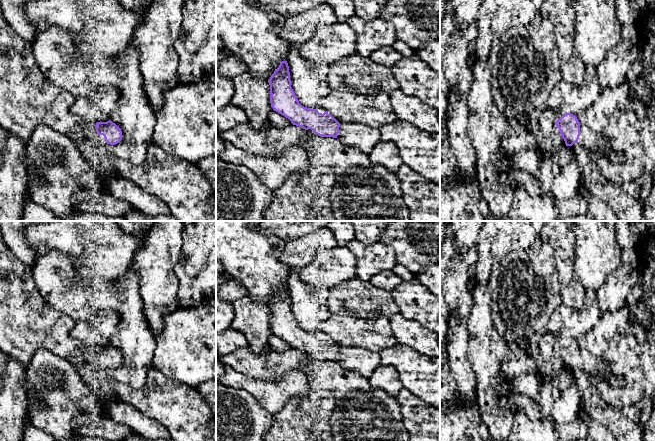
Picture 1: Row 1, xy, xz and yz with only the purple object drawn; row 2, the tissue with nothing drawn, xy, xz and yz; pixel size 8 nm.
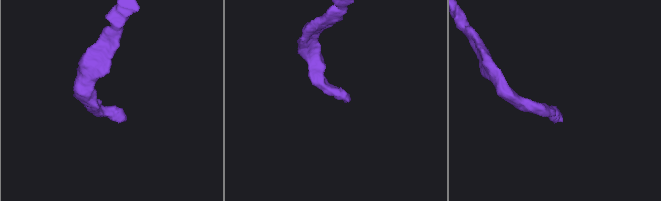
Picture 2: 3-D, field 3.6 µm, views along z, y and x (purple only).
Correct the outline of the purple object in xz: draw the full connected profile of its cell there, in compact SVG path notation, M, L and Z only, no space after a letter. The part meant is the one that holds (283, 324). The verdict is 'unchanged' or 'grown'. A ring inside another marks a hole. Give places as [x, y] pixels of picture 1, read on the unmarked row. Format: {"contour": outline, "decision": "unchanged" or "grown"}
{"contour": "M282 285L280 287L279 291L271 299L268 307L270 309L271 318L270 327L273 334L288 342L293 349L305 353L307 358L310 360L310 363L312 363L313 361L317 361L322 365L320 371L315 371L311 369L312 376L307 379L309 389L314 391L322 400L325 400L327 397L333 397L337 401L334 393L324 388L324 380L321 376L324 374L325 361L337 362L340 347L330 338L330 336L326 335L321 331L319 331L318 334L310 333L302 330L299 327L291 311L290 296L287 285Z", "decision": "grown"}

